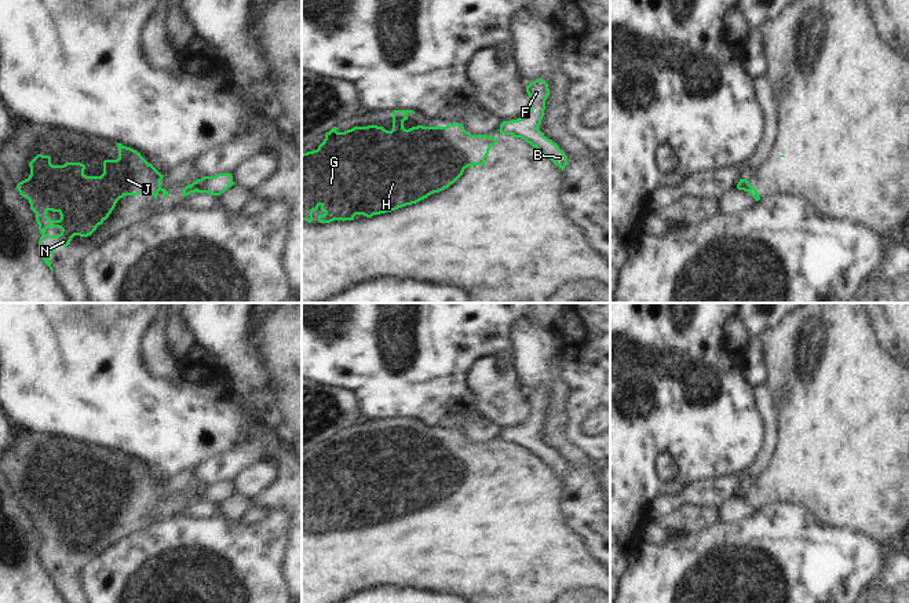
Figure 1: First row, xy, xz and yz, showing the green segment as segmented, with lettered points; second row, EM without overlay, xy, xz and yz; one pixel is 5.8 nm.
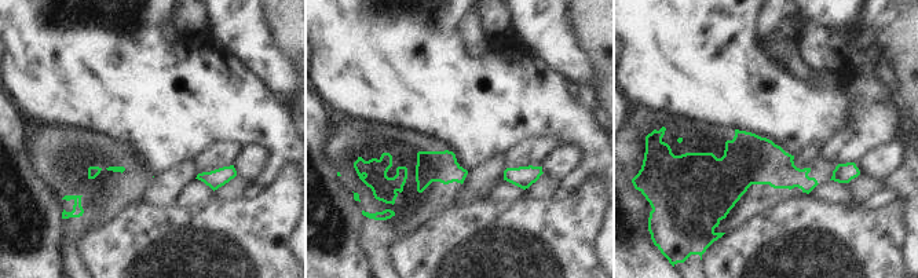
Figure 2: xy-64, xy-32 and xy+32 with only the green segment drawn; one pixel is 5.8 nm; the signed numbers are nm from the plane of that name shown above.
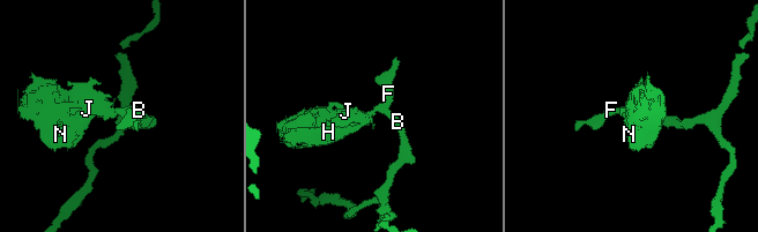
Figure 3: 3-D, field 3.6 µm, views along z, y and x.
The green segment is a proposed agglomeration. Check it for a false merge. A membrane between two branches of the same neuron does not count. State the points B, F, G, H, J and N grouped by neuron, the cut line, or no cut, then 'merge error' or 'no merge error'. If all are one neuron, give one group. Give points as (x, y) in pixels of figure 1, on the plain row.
groups B F / G H J N; cut xy (192, 492), (196, 499); merge error

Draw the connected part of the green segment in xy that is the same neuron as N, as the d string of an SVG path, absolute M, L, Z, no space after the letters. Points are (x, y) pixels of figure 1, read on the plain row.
M121 452L116 453L118 456L118 467L105 468L101 485L87 485L84 482L85 474L81 471L52 474L50 464L37 463L29 471L29 486L18 491L19 502L29 508L30 518L36 522L36 530L41 541L39 563L51 580L50 564L54 563L55 558L67 555L74 544L91 544L109 526L117 509L124 504L150 501L157 507L160 498L163 505L168 504L168 500L161 496L164 483L136 458Z

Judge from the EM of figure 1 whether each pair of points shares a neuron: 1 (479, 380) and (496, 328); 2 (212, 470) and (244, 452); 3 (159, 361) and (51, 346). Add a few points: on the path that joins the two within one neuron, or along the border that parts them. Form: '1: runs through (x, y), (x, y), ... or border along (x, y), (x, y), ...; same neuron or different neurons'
1: border along (511, 365), (481, 355), (466, 377); different neurons
2: runs through (221, 468), (236, 459); same neuron
3: border along (150, 326), (143, 336), (143, 362), (165, 379); different neurons

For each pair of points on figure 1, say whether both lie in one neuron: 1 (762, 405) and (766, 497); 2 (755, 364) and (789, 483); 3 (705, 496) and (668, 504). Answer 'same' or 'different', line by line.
1: same
2: different
3: same

